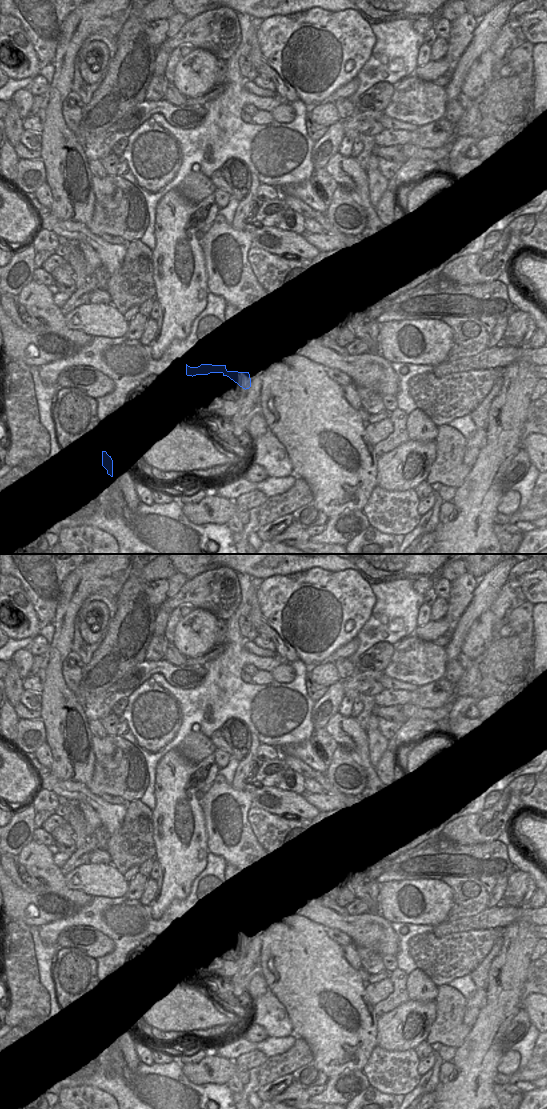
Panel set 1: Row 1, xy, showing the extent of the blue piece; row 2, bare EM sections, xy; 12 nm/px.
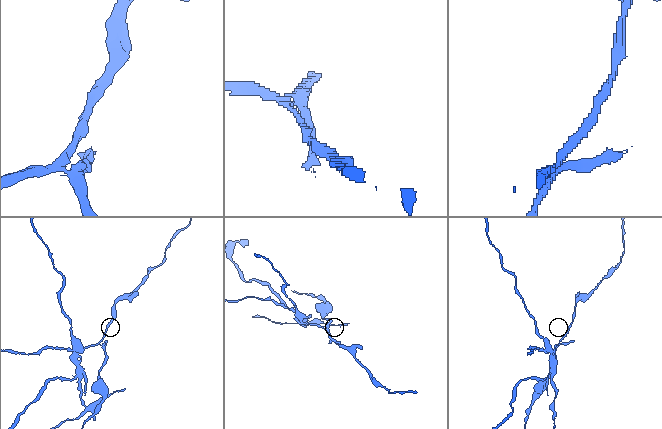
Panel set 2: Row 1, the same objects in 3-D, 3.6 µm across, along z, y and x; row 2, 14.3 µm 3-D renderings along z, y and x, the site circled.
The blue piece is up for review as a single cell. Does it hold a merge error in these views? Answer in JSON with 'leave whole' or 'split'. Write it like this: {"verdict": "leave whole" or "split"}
{"verdict": "split"}

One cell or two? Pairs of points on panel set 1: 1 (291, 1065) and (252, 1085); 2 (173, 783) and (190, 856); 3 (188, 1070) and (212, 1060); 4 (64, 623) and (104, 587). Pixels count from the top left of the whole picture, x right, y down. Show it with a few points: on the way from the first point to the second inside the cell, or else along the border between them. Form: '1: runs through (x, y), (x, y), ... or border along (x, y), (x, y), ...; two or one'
1: runs through (281, 1065), (275, 1066), (262, 1075); one
2: runs through (175, 801), (179, 833), (183, 838); one
3: runs through (194, 1070), (202, 1070), (206, 1066); one
4: runs through (67, 610), (91, 587); one

